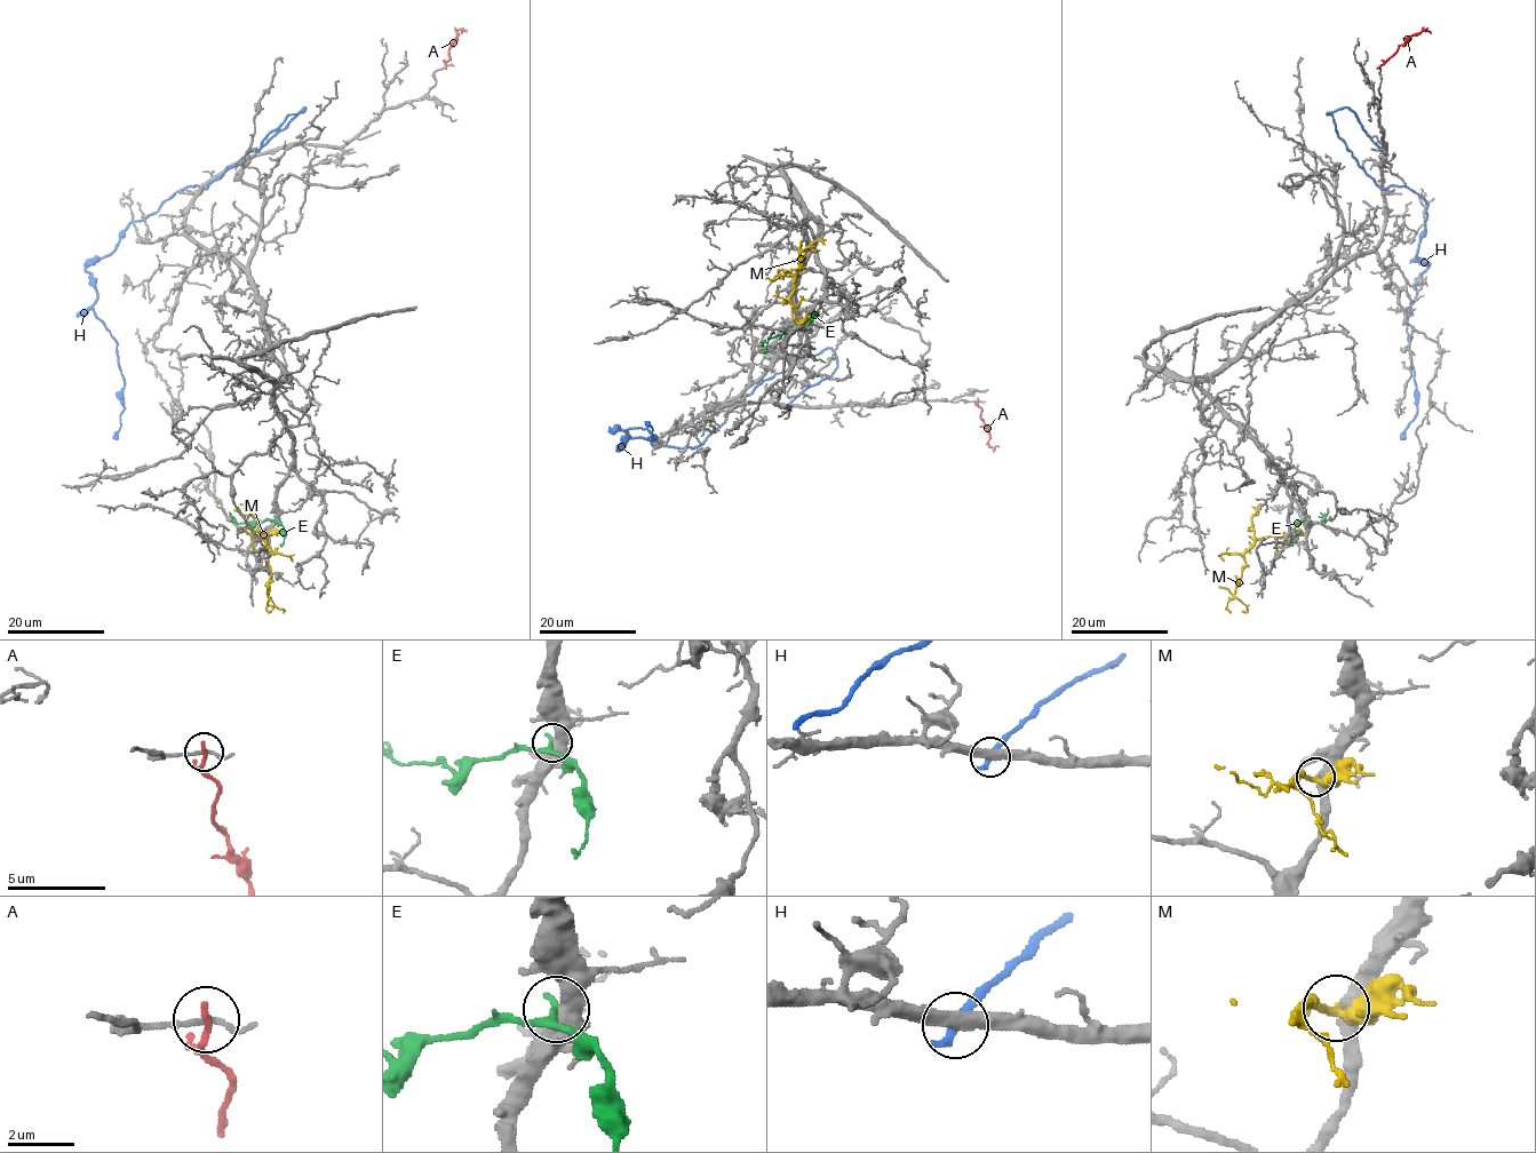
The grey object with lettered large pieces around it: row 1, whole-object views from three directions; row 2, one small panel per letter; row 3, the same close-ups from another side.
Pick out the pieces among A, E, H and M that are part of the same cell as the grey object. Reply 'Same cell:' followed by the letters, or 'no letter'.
Same cell: M

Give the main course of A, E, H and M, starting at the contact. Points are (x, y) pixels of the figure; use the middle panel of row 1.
A: (978, 400), (980, 418), (989, 434), (988, 444), (999, 446)
E: (808, 328), (800, 325), (772, 336), (762, 352)
H: (788, 406), (836, 368), (829, 348), (762, 381), (697, 446), (618, 447), (631, 428), (654, 438), (649, 421)
M: (797, 326), (790, 302), (794, 279), (803, 263), (800, 253), (809, 247), (813, 247), (814, 252)

